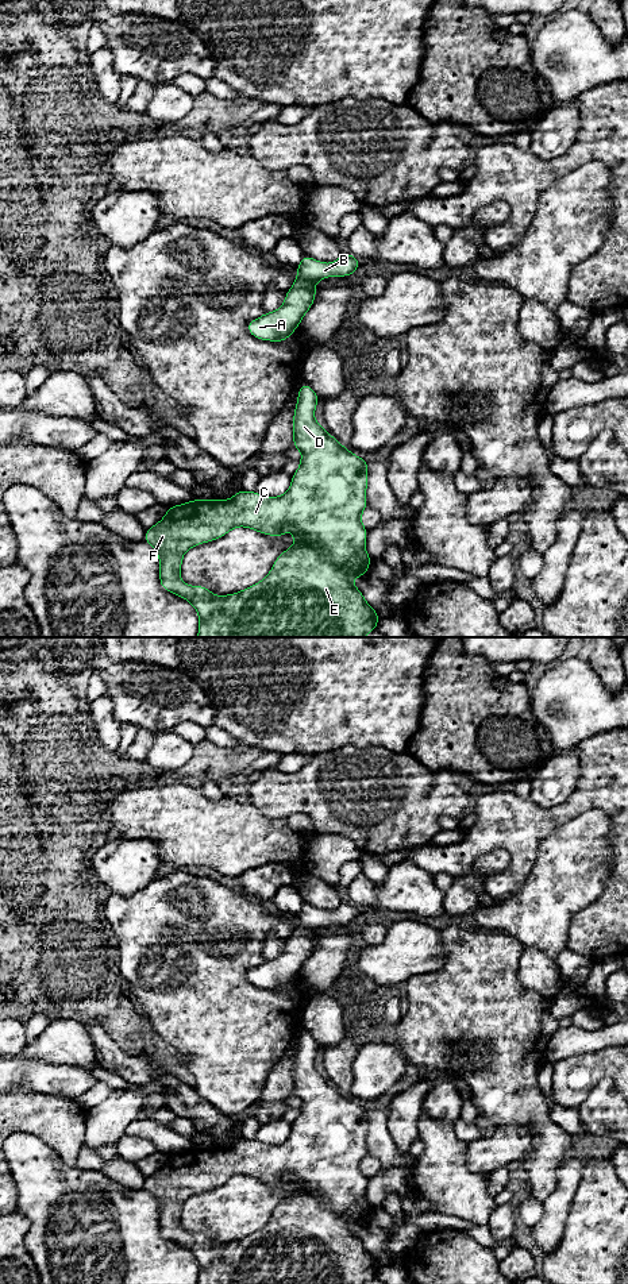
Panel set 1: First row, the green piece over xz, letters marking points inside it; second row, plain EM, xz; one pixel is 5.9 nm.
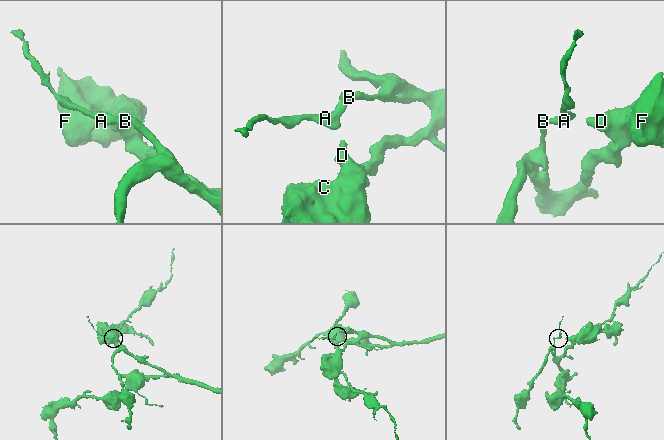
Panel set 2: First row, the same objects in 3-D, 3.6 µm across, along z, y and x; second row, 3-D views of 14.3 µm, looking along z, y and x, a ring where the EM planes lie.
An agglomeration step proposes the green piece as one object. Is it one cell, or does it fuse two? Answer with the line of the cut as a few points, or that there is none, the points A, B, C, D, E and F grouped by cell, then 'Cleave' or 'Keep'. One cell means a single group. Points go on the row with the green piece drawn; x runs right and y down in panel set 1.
Split along xz (297, 277), (312, 285). Groups: A / B C D E F. Cleave

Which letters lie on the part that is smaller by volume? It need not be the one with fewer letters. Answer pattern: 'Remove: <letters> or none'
Remove: A

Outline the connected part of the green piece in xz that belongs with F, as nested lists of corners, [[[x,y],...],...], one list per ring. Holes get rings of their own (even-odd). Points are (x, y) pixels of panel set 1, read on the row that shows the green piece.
[[[307,383],[298,387],[293,414],[293,447],[303,452],[300,467],[292,475],[289,490],[280,497],[263,498],[257,491],[240,489],[231,500],[192,500],[169,506],[165,517],[146,529],[143,540],[159,556],[159,582],[163,590],[189,601],[199,617],[197,637],[365,637],[377,629],[378,613],[352,585],[354,577],[367,575],[371,558],[365,550],[367,529],[361,514],[367,508],[367,460],[343,447],[315,420],[319,396]],[[246,527],[269,536],[293,536],[296,544],[281,552],[263,581],[230,595],[213,595],[205,586],[190,586],[181,581],[184,552],[223,537],[232,528]]]

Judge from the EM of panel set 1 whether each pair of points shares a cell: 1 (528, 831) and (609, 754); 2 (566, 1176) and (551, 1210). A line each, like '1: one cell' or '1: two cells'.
1: one cell
2: one cell

